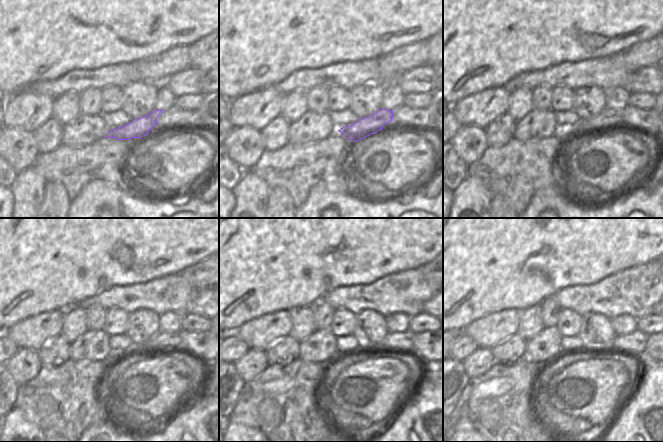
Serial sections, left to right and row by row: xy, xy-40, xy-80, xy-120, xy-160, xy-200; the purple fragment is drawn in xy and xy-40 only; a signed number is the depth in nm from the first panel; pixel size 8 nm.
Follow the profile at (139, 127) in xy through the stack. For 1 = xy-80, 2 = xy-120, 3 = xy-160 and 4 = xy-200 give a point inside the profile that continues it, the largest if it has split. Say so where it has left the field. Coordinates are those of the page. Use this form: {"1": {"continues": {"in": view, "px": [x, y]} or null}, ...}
{"1": {"continues": {"in": "xy-80", "px": [609, 118]}}, "2": {"continues": {"in": "xy-120", "px": [163, 341]}}, "3": {"continues": {"in": "xy-160", "px": [394, 341]}}, "4": {"continues": {"in": "xy-200", "px": [635, 343]}}}

